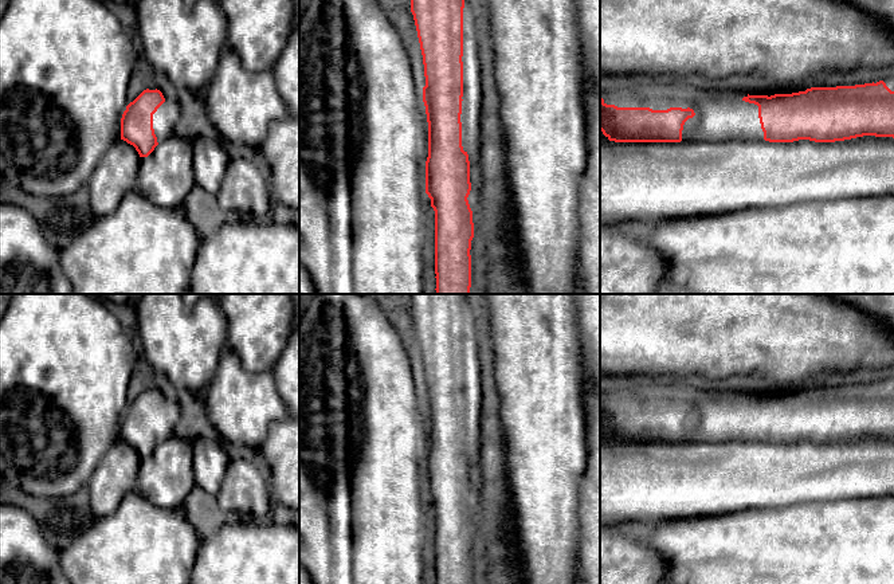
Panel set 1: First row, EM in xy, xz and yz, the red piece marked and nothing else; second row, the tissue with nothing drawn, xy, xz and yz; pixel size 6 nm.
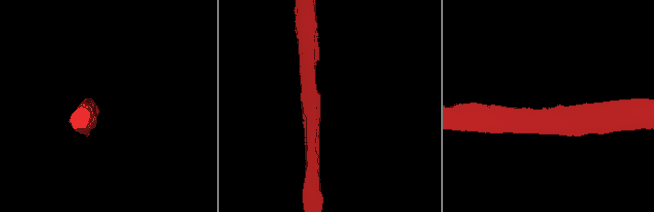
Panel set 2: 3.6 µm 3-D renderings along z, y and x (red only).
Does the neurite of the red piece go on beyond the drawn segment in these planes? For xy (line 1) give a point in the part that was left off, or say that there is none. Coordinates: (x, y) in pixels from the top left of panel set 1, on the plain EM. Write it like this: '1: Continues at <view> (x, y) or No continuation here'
1: No continuation here

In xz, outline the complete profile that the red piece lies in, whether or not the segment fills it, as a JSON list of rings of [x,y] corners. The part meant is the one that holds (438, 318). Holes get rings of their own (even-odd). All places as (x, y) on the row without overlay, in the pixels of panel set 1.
[[[412,294],[428,423],[426,494],[435,512],[436,584],[471,584],[470,462],[462,447],[464,294]]]

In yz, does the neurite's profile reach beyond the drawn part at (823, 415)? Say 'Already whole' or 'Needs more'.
Already whole

